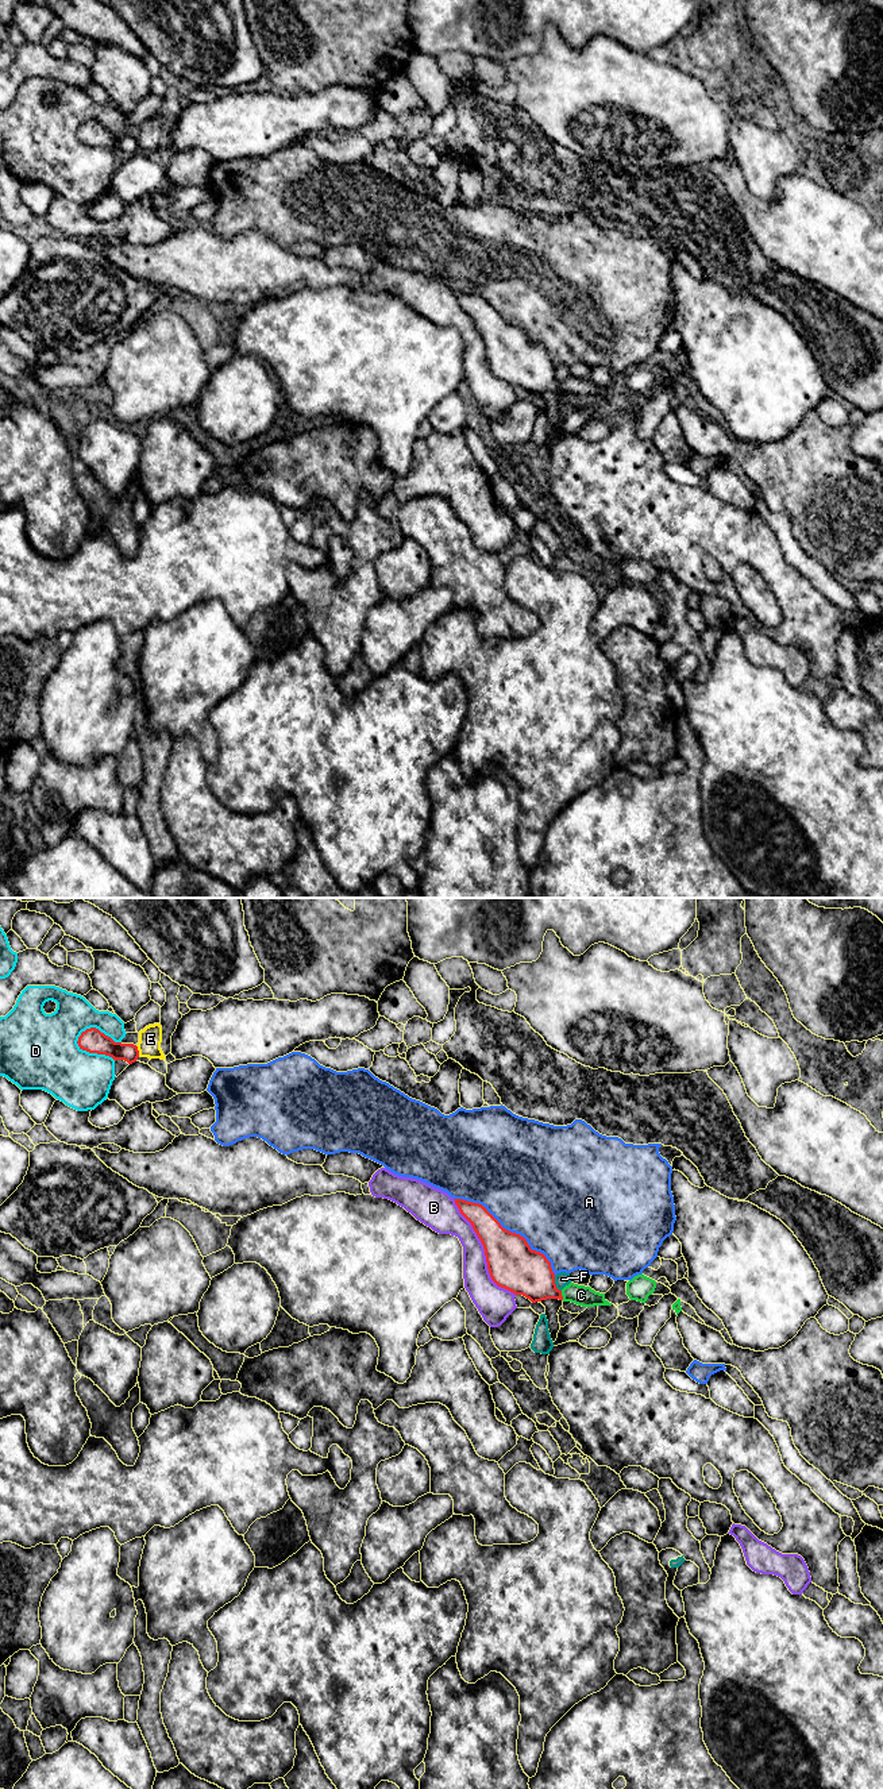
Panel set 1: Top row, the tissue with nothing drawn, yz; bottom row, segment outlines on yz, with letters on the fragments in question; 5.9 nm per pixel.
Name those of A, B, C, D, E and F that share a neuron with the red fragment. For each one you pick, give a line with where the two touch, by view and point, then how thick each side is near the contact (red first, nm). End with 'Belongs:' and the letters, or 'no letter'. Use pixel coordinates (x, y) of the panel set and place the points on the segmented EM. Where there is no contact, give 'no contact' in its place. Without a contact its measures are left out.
C: meets red in yz at (560, 1295); 280 nm thick on the red side, 120 nm on the other
Belongs: C

